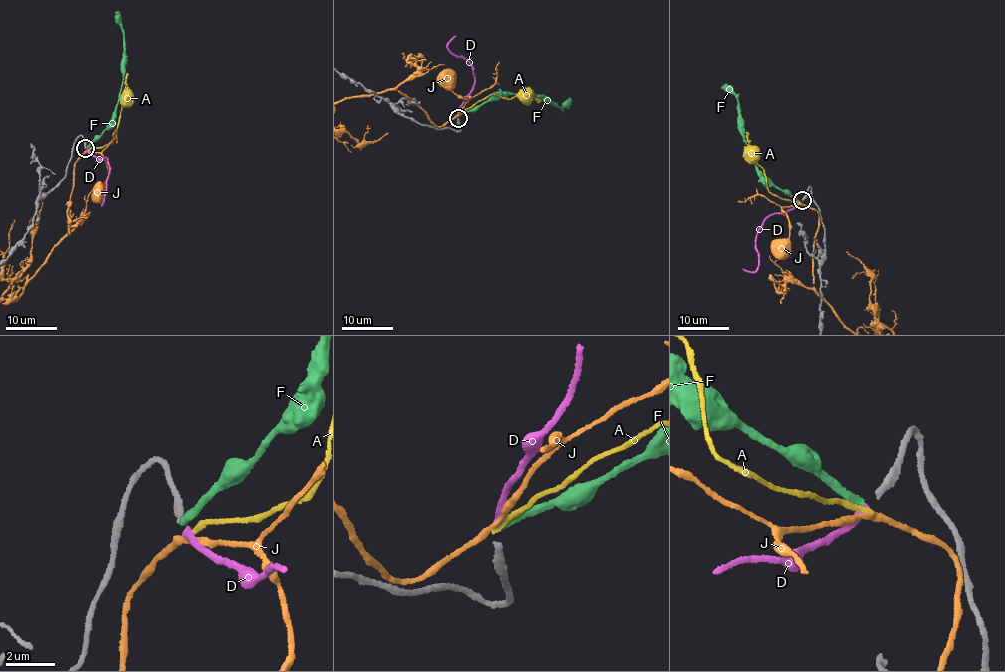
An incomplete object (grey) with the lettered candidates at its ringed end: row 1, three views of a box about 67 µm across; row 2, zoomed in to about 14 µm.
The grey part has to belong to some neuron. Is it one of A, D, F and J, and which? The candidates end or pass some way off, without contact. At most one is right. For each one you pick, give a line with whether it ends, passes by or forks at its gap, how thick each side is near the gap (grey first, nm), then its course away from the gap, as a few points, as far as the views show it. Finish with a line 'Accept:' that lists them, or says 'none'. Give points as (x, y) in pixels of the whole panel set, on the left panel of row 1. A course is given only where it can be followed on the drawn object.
D: It ends there. Thickness 240 nm (grey) against 260 nm. Its course: (86, 149), (107, 160), (108, 175), (102, 204), (105, 198)
Accept: D

